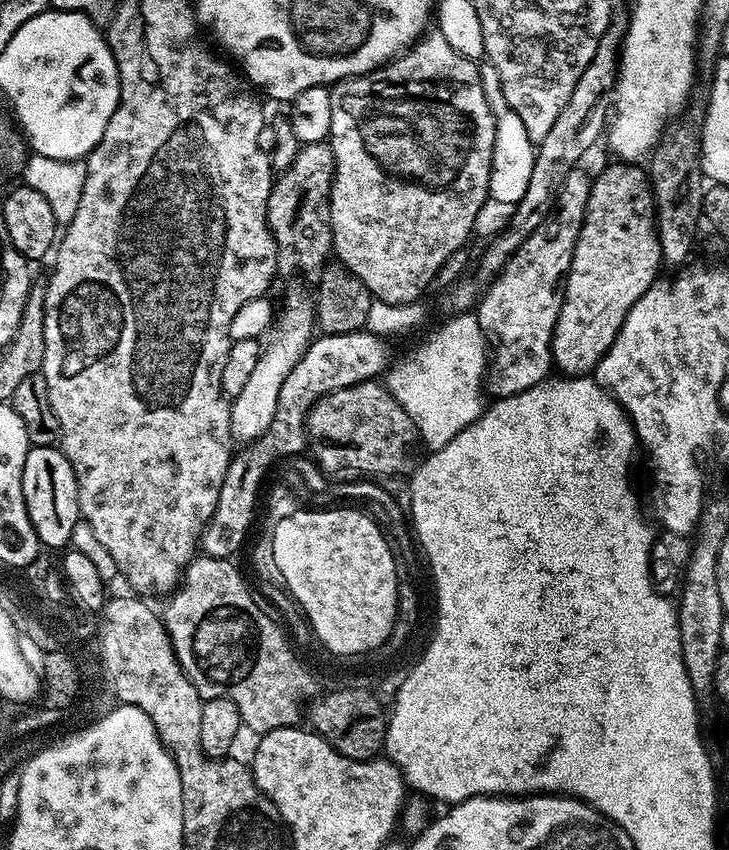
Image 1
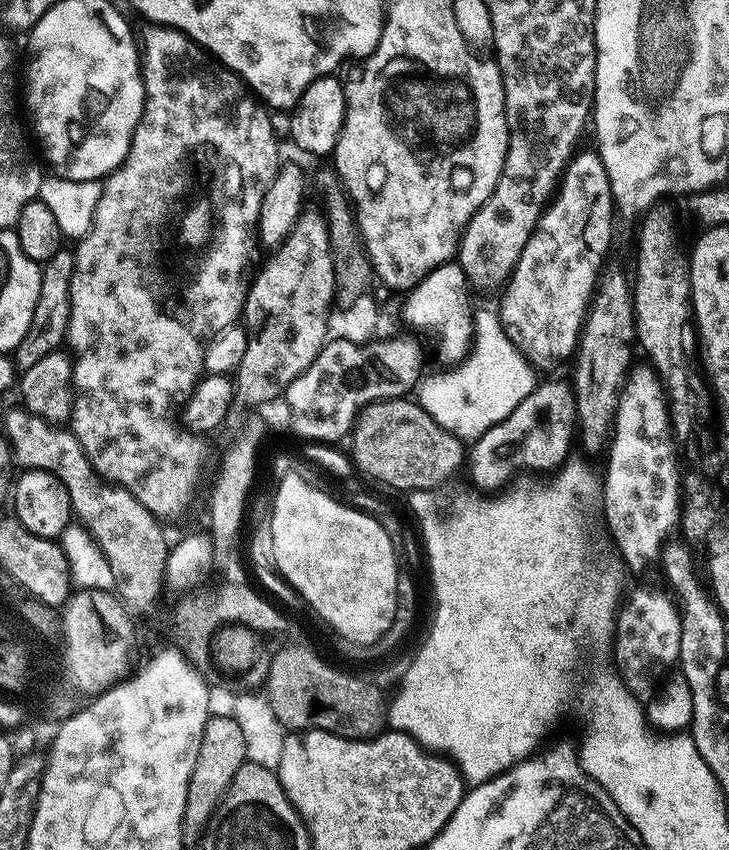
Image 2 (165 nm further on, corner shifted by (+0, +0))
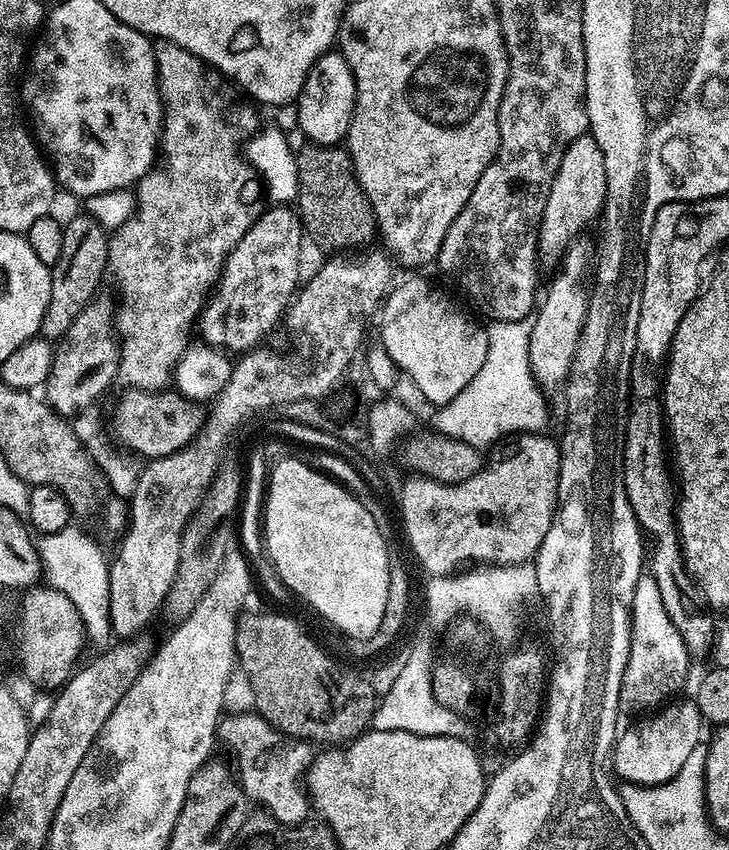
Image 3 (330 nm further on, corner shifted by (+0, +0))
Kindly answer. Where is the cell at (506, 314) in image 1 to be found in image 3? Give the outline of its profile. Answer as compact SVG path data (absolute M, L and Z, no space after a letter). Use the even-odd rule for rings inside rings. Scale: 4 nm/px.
M585 134L570 142L566 154L562 154L562 162L558 166L558 174L550 186L550 194L546 198L546 210L540 223L540 242L538 260L541 265L555 269L564 259L566 250L581 235L580 232L592 219L599 217L604 210L606 198L606 162L602 158L602 150L591 134Z

